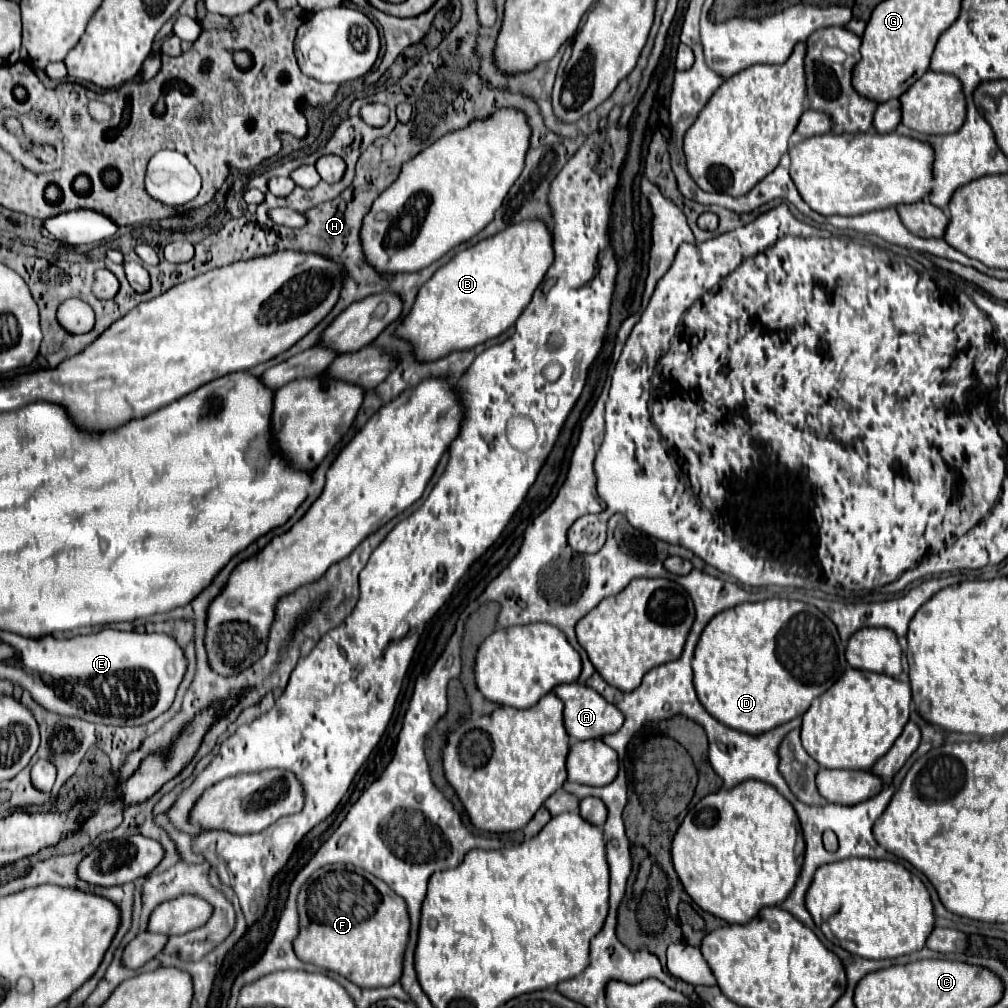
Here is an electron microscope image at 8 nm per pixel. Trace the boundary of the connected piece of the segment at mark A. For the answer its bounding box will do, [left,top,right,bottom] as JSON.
[552,683,622,741]

